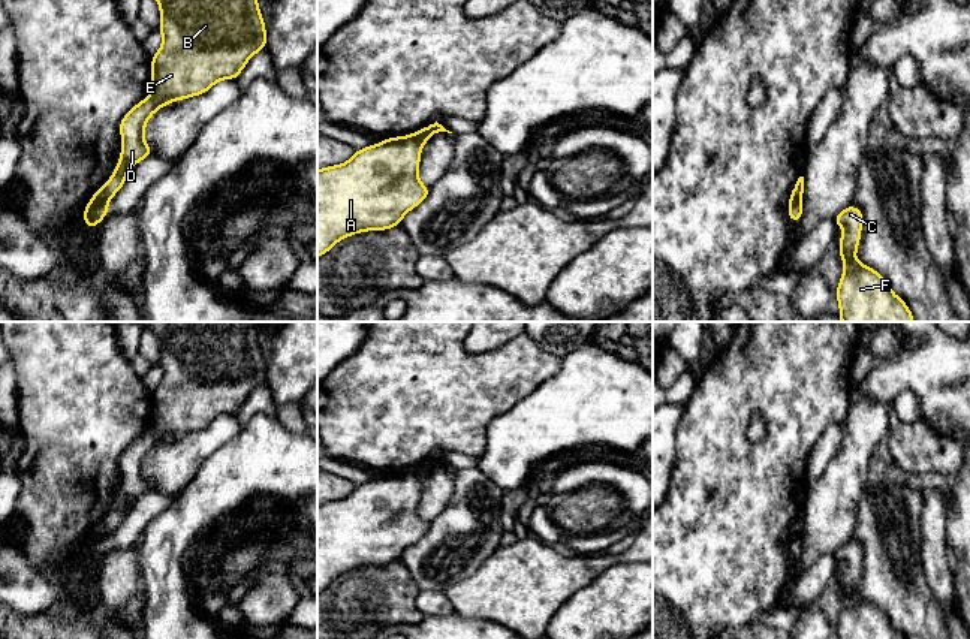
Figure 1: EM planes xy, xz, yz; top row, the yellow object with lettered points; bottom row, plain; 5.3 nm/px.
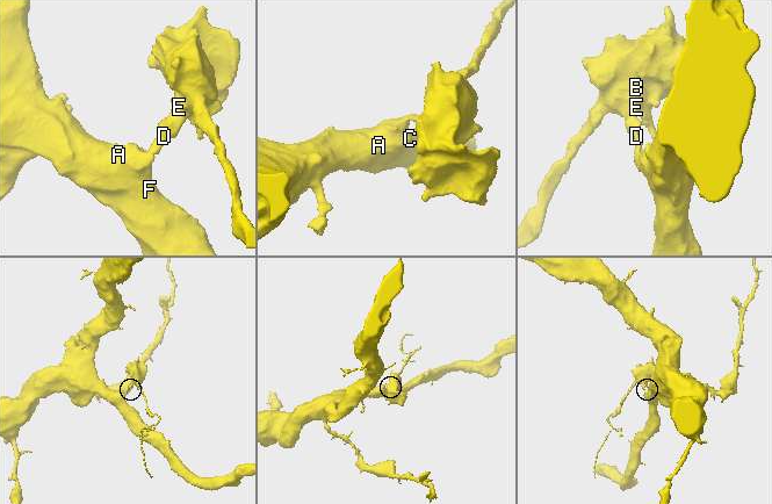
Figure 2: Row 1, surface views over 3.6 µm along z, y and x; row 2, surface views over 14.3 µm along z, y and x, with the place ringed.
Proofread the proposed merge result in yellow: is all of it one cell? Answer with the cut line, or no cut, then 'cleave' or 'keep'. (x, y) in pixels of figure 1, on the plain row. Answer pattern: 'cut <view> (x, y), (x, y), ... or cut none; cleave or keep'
cut xy (95, 532), (107, 536); cleave

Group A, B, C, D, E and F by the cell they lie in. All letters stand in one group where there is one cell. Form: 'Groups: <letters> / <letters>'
Groups: A C F / B D E

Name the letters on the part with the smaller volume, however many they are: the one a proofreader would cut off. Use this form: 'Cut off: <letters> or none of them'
Cut off: B, D, E

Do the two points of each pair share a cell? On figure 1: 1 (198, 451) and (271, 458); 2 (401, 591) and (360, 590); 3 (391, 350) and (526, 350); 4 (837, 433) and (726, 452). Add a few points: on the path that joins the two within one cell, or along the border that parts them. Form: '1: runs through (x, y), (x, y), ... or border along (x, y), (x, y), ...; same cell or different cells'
1: border along (241, 430), (220, 446), (192, 479); different cells
2: runs through (391, 591), (370, 591); same cell
3: runs through (424, 365), (493, 365); same cell
4: border along (842, 419), (825, 430), (813, 446), (806, 467); different cells

